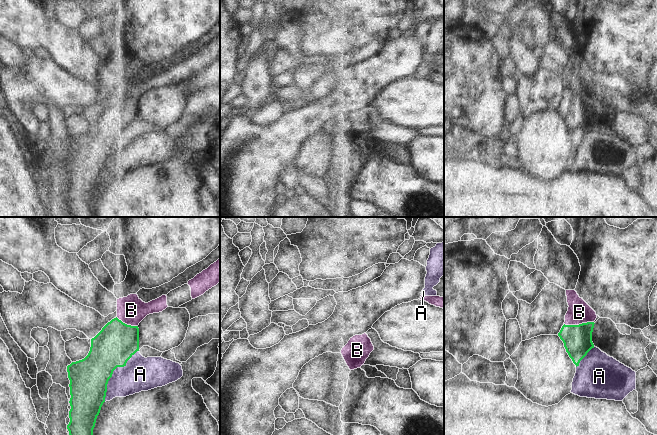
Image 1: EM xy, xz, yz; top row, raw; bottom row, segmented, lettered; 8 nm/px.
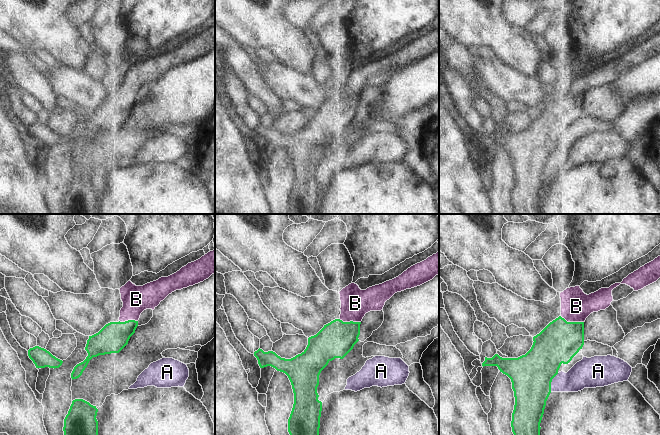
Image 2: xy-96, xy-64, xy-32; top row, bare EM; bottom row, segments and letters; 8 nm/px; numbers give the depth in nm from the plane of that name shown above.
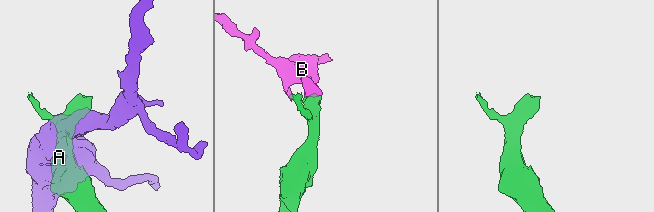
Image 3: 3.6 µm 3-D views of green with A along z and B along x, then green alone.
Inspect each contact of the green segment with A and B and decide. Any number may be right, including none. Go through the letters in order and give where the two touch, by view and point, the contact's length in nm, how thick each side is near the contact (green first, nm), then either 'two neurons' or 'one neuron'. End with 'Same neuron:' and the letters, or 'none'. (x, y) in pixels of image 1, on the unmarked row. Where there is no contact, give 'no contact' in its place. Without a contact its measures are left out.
A: meets green in xy at (112, 149); contact 500 nm long; 320 nm thick on the green side, 280 nm on the other; two neurons
B: meets green in yz at (579, 100); contact 240 nm long; 240 nm thick on the green side, 180 nm on the other; one neuron
Same neuron: B

